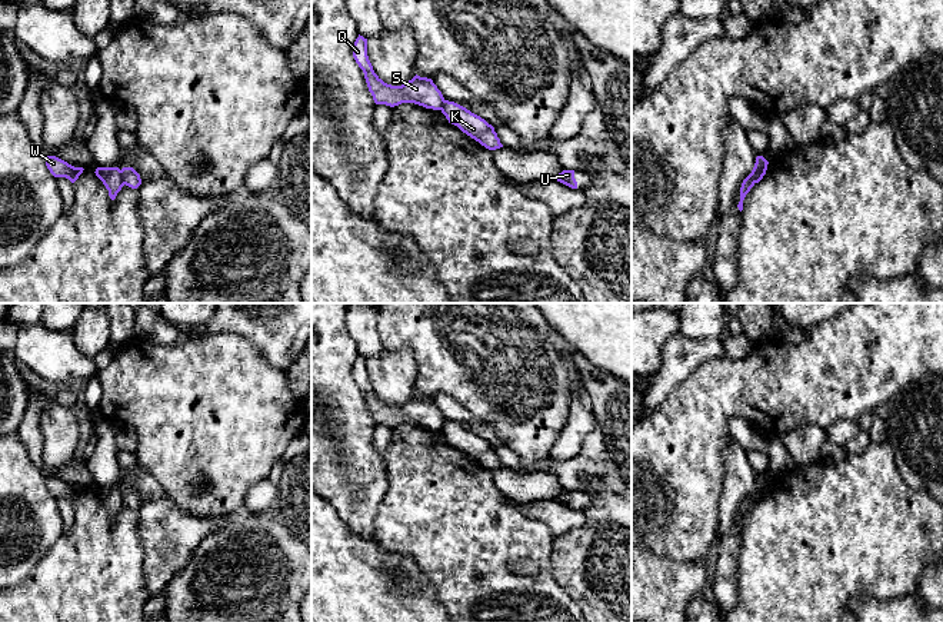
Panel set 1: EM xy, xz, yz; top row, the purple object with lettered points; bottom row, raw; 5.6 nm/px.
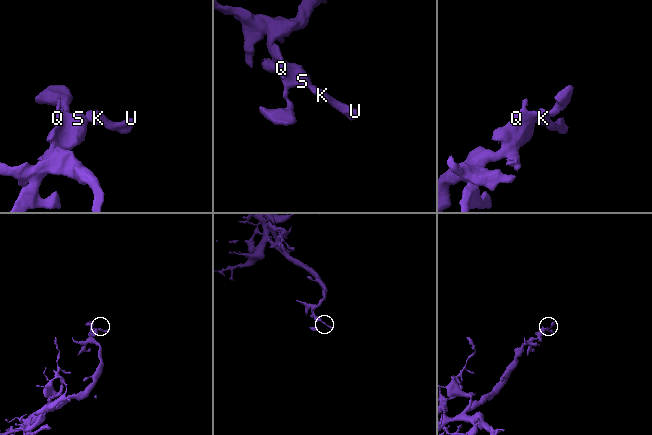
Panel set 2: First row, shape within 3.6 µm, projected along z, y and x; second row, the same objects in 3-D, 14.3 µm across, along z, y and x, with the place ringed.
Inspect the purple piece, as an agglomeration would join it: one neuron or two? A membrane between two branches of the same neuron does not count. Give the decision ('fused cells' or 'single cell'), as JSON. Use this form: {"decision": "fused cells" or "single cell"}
{"decision": "fused cells"}

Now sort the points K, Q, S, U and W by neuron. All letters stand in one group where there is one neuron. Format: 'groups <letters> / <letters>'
groups K U / Q S W

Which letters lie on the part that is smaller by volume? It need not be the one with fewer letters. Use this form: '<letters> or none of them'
K, U

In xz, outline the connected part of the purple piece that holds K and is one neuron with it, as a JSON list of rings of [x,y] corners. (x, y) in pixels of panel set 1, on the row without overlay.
[[[446,420],[440,430],[449,443],[457,446],[463,453],[479,462],[486,469],[496,470],[503,468],[494,448],[466,428]]]

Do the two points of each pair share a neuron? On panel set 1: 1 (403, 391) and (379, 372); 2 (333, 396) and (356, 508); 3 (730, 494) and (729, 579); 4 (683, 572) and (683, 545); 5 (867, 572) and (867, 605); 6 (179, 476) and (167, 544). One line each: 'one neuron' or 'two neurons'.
1: one neuron
2: one neuron
3: one neuron
4: two neurons
5: two neurons
6: two neurons

